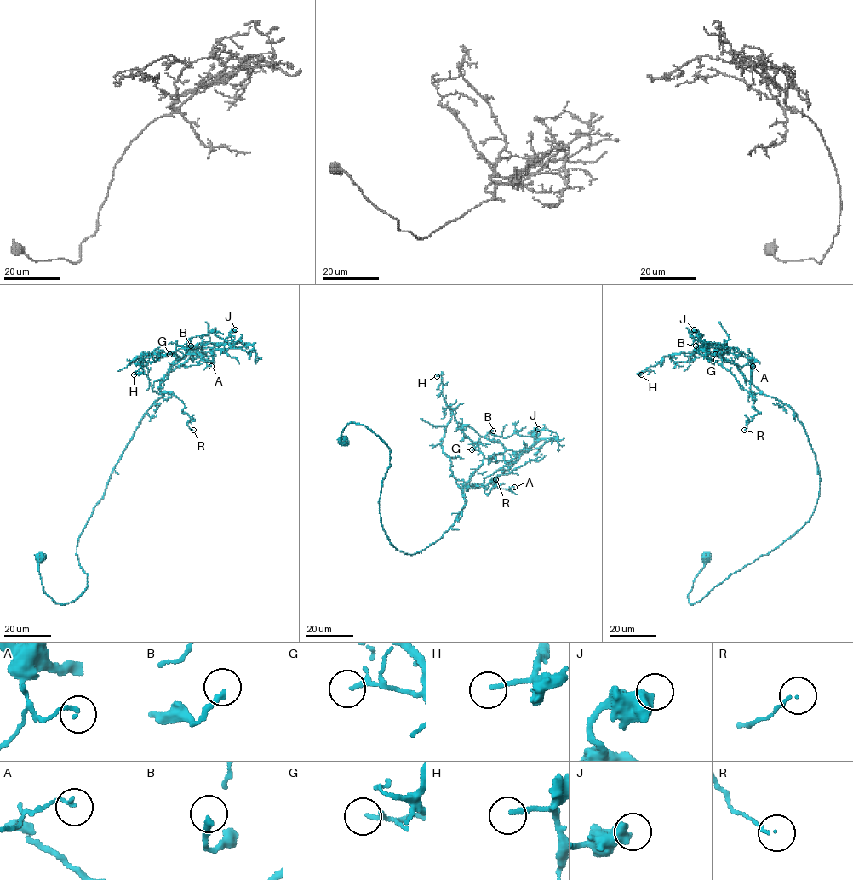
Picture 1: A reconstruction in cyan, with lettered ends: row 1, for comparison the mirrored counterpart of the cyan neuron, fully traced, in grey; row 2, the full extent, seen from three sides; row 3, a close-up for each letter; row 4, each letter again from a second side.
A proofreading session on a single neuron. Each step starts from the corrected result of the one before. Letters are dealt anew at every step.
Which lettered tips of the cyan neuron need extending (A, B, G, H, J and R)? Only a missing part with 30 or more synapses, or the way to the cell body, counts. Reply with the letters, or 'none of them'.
none of them

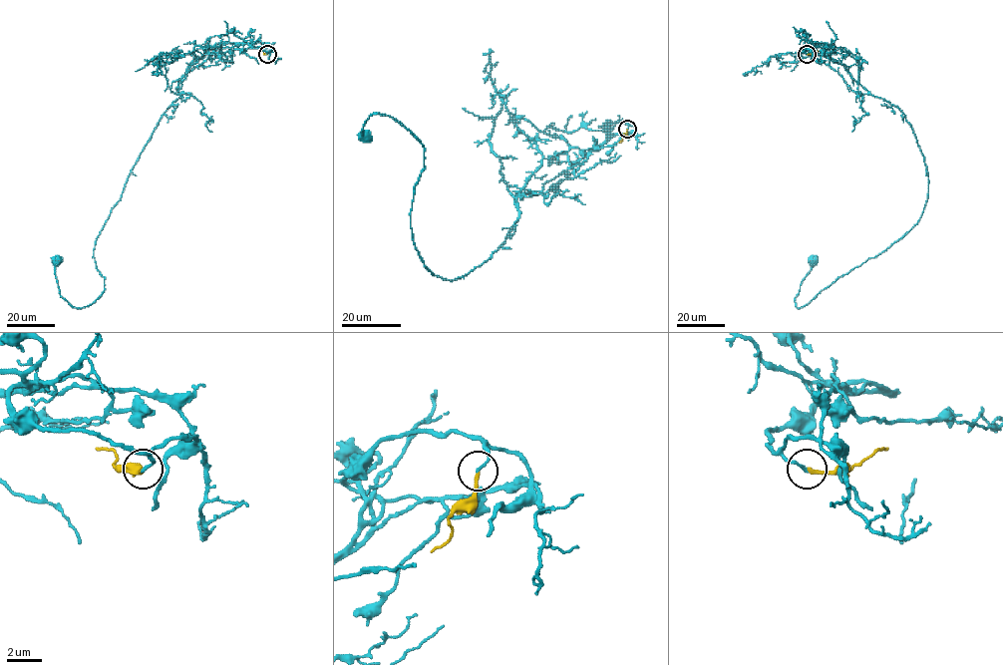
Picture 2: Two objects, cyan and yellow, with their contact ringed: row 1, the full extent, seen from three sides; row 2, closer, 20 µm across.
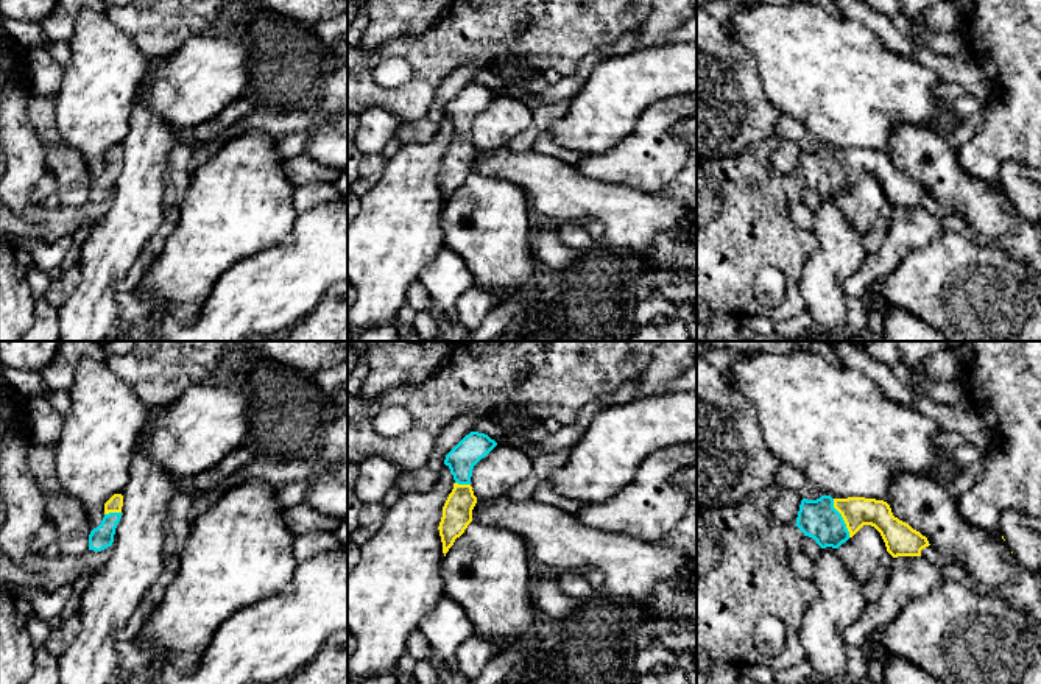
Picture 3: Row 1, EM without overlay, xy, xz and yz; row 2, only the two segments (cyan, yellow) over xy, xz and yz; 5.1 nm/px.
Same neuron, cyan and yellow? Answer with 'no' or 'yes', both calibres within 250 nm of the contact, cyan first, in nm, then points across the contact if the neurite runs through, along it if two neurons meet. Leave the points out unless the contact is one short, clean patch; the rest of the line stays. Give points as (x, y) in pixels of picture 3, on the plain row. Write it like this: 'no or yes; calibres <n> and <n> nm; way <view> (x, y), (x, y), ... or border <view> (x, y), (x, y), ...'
yes; calibres 200 and 160 nm; way yz (818, 170), (842, 169), (856, 162)

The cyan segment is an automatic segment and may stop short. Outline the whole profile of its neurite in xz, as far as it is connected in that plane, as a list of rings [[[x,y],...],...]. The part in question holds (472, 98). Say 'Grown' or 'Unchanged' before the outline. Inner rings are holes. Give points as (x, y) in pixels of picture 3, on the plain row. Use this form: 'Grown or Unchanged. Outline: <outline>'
Grown. Outline: [[[471,83],[446,106],[444,115],[450,120],[455,134],[443,157],[438,178],[444,207],[472,173],[472,160],[477,154],[471,137],[472,120],[496,97],[497,93],[488,86]]]

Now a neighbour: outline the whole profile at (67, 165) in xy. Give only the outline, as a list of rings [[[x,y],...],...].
[[[44,146],[47,168],[58,182],[58,199],[61,207],[81,207],[89,201],[92,182],[84,157],[70,146]]]

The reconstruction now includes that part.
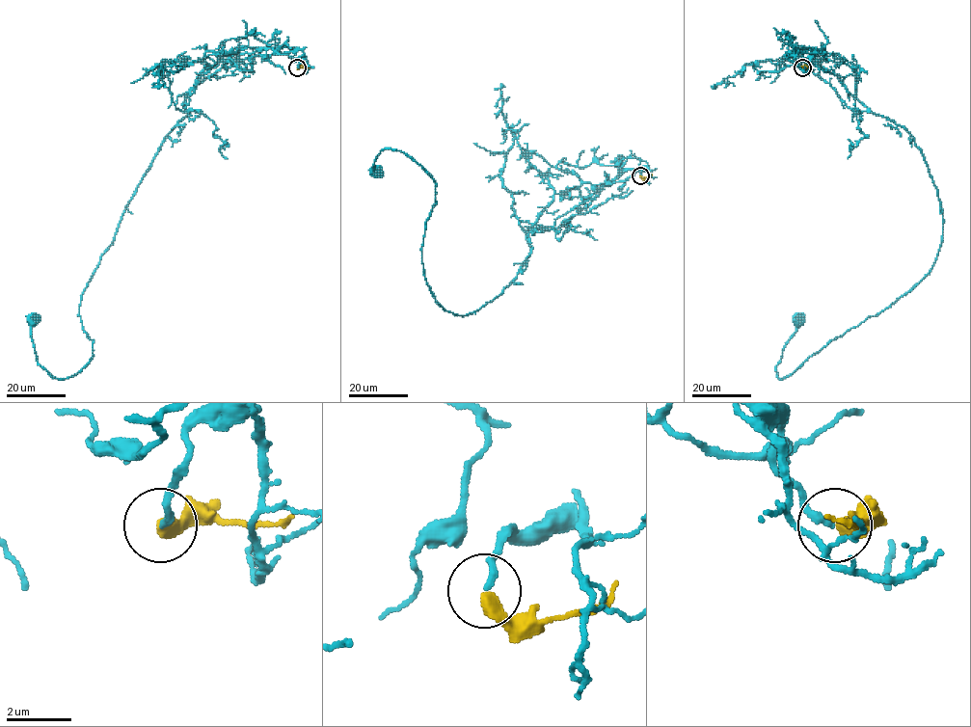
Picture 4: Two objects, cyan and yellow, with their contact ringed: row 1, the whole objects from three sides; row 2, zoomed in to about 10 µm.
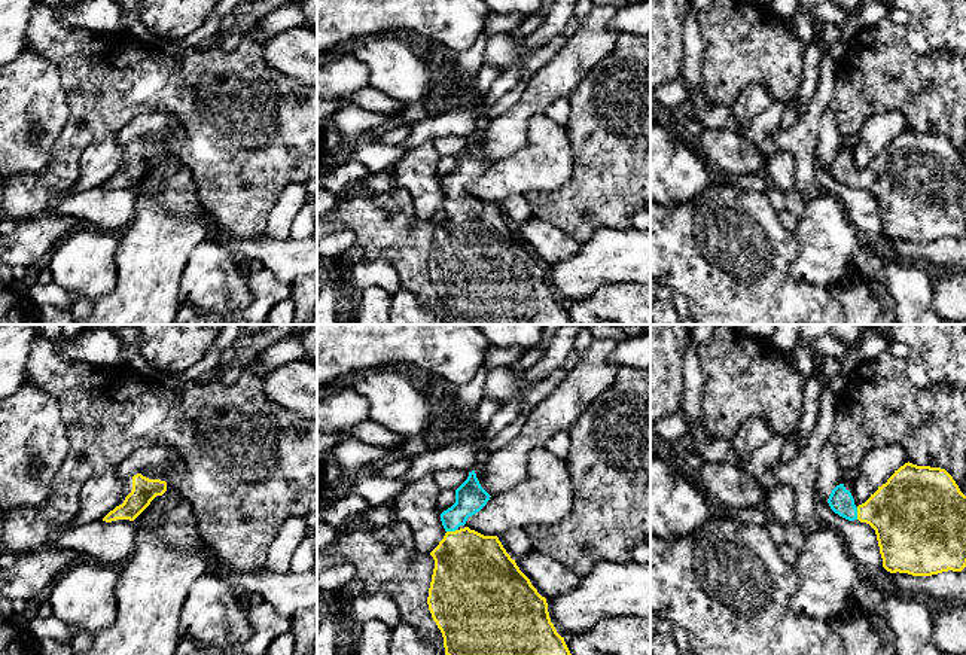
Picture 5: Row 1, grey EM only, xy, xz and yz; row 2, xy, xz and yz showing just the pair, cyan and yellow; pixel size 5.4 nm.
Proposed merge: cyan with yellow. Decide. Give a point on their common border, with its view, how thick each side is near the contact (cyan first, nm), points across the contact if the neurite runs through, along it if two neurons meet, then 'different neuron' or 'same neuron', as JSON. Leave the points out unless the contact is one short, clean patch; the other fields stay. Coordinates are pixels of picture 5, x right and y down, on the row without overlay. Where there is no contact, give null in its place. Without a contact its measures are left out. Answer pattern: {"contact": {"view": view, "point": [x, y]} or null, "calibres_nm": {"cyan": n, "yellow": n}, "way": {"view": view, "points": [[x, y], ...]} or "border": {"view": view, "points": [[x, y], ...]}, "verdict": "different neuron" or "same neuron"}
{"contact": {"view": "yz", "point": [856, 180]}, "calibres_nm": {"cyan": 140, "yellow": 360}, "way": {"view": "yz", "points": [[841, 168], [856, 180], [902, 177]]}, "verdict": "same neuron"}

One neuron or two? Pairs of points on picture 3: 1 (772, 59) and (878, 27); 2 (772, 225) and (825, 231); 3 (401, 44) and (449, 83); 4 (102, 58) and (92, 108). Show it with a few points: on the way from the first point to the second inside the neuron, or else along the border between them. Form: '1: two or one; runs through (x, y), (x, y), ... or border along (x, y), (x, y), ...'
1: two; border along (845, 16), (865, 24), (887, 47), (898, 53)
2: two; border along (811, 231), (815, 239), (815, 250), (803, 267)
3: two; border along (479, 69), (454, 70), (438, 86), (429, 111)
4: one; runs through (102, 70), (97, 95)

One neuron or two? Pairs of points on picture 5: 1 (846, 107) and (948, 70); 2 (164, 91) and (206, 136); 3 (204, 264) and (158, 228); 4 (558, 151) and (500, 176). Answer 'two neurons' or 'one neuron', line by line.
1: one neuron
2: one neuron
3: two neurons
4: one neuron

